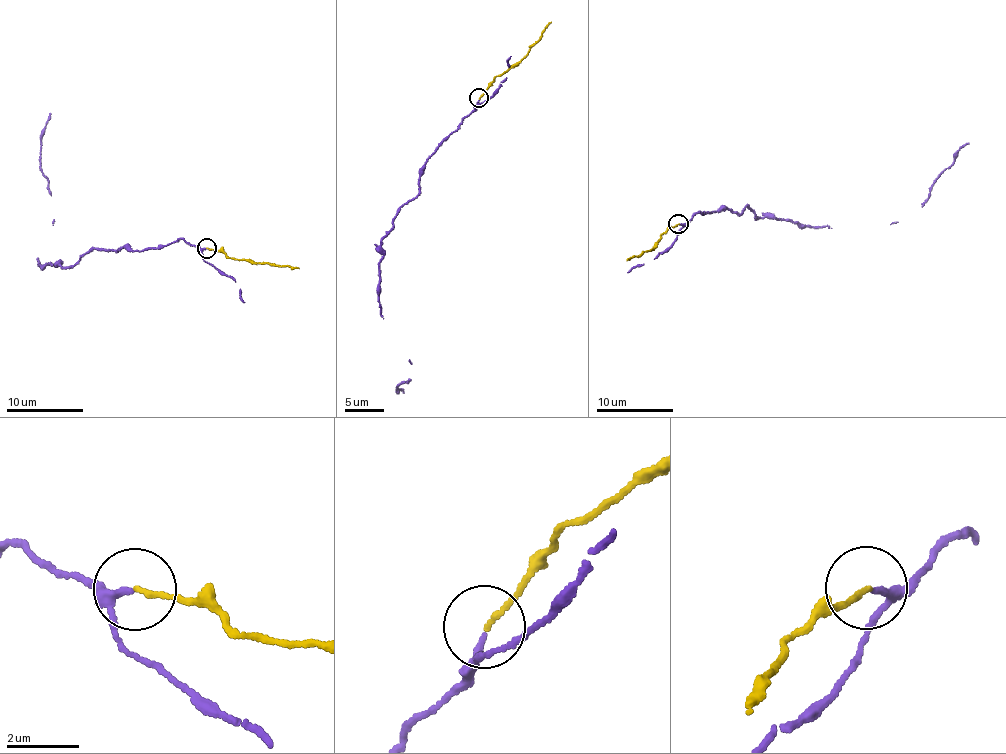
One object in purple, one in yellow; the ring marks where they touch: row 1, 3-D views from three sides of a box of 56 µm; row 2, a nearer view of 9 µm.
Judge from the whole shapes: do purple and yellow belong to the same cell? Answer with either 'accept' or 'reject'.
accept

